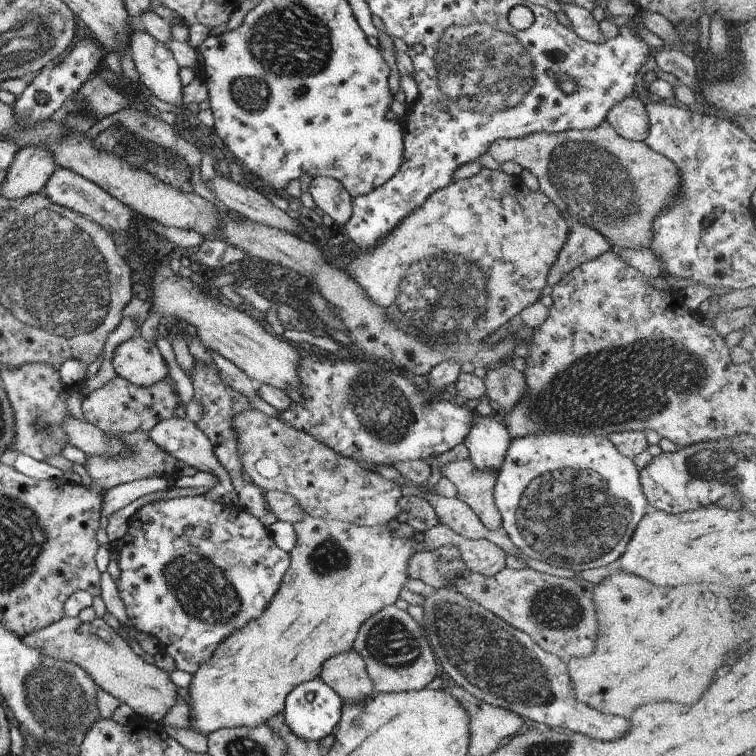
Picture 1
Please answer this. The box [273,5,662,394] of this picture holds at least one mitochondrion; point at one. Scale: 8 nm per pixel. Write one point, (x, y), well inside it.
(480, 70)

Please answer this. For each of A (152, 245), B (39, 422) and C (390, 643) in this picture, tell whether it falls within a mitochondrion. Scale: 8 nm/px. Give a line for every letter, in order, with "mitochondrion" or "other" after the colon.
A: other
B: mitochondrion
C: mitochondrion

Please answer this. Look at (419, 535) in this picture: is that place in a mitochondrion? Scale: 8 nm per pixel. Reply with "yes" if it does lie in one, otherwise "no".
no

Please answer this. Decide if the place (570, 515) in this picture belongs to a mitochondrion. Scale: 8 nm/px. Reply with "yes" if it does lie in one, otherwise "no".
yes

